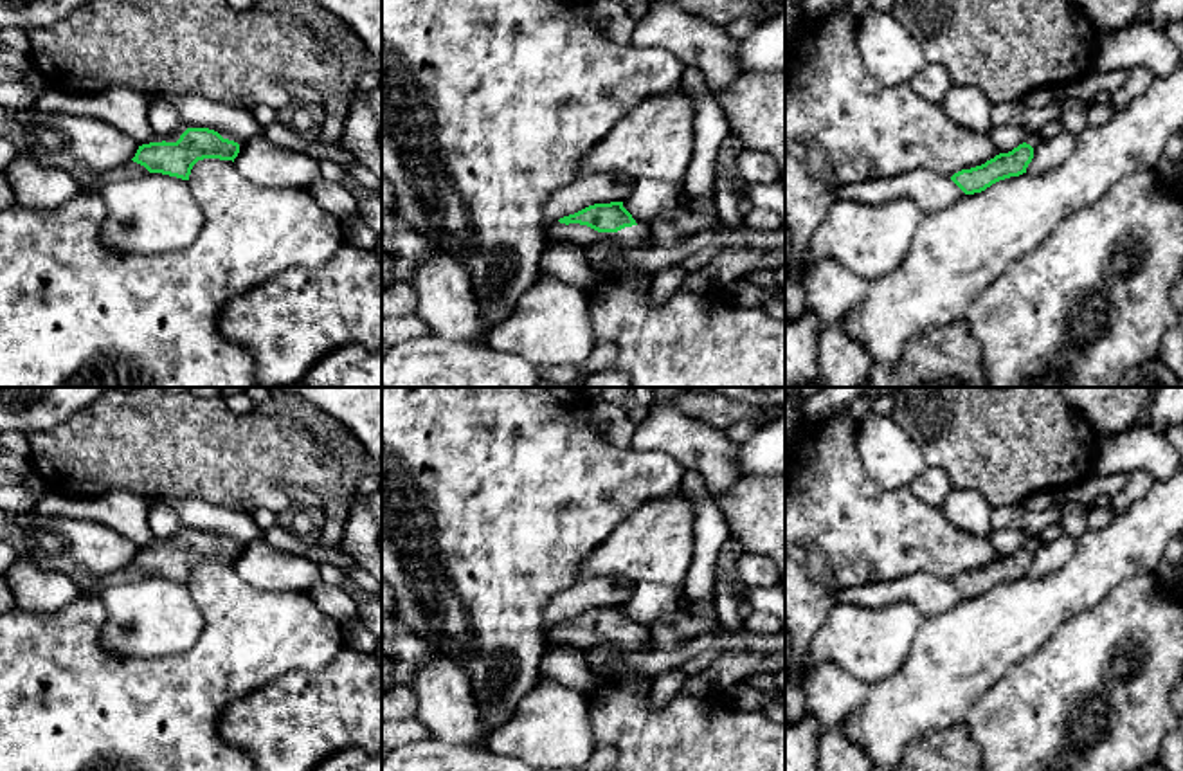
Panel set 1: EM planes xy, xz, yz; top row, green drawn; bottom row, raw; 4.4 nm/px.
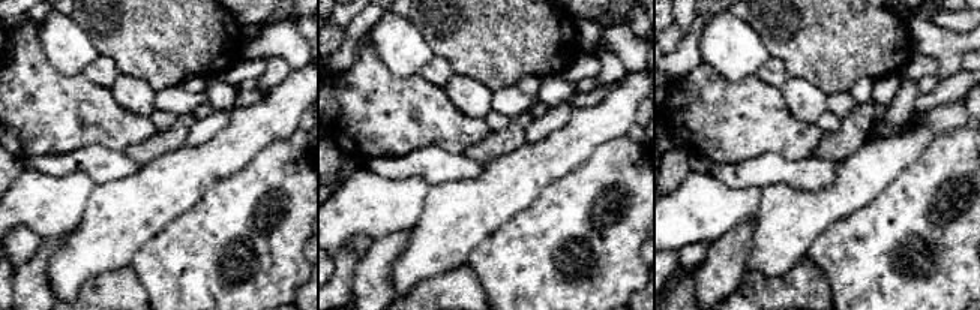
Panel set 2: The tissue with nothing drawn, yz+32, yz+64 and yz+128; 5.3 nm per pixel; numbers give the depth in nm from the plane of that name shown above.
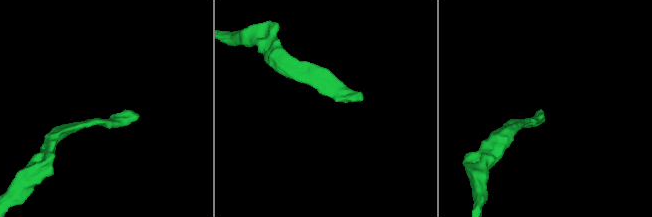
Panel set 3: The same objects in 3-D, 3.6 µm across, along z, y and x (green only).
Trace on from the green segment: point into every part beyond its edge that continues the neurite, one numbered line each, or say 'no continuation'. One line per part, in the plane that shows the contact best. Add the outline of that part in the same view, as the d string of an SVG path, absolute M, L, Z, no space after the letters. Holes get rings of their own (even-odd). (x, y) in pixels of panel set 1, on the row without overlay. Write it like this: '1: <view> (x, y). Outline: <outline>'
1: xz (636, 640). Outline: M556 625L549 632L547 643L567 643L583 652L600 649L600 647L610 647L623 654L625 652L650 652L650 647L652 647L648 630L641 630L641 629L625 630L618 636L598 636L587 629L580 629L580 627L565 629L560 625Z

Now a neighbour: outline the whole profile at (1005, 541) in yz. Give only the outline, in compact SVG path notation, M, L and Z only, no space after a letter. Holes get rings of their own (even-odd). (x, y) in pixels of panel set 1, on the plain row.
M992 530L989 540L1001 557L1008 557L1023 548L1030 537L1021 530Z

